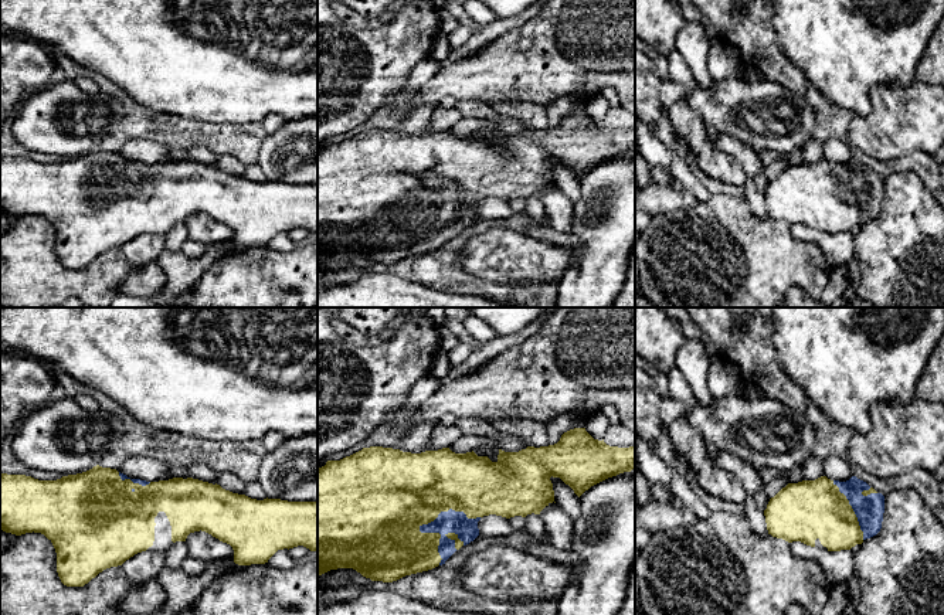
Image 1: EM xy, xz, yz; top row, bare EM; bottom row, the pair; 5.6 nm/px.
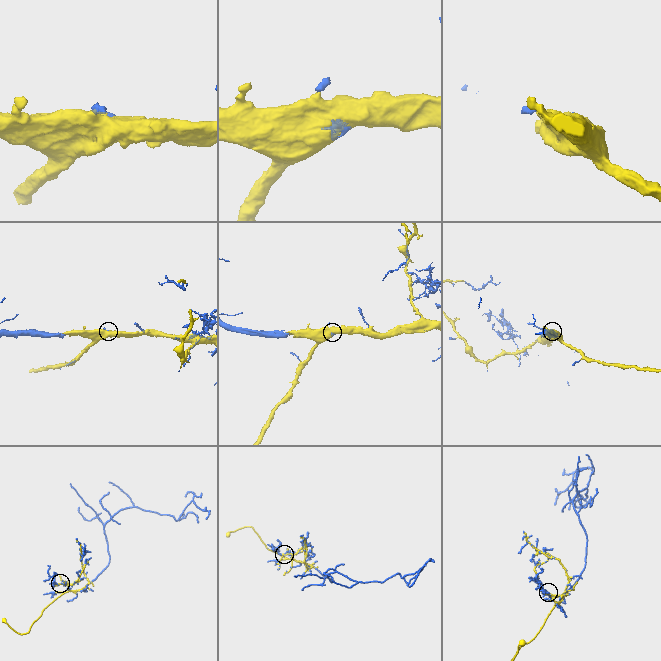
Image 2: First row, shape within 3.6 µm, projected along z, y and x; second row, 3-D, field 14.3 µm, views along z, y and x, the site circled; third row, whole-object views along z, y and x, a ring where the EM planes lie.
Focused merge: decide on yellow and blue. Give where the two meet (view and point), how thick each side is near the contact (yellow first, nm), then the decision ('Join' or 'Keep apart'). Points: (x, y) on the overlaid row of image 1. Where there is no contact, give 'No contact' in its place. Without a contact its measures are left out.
Touches yellow at xz (423, 523). Thickness 500 nm (yellow) against 130 nm. Join

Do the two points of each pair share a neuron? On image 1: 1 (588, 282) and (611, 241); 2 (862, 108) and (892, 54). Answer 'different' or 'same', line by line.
1: same
2: same

